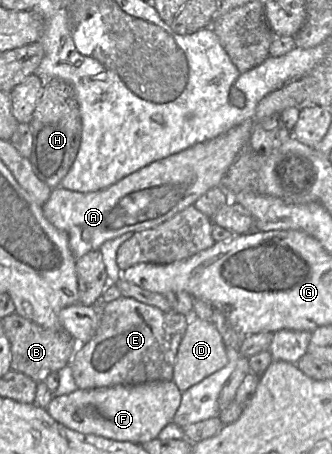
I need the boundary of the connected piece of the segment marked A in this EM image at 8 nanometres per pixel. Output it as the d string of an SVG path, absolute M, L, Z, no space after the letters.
M310 76L290 82L266 95L257 105L251 119L211 140L195 144L179 153L155 161L124 177L115 184L95 192L82 193L62 187L53 188L44 203L46 219L68 237L75 259L127 232L156 228L194 203L208 190L221 187L222 179L240 152L248 147L254 125L267 117L280 114L289 107L298 107L313 85Z

